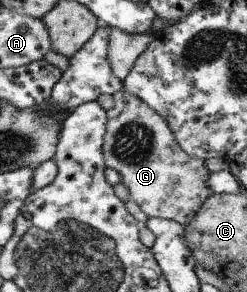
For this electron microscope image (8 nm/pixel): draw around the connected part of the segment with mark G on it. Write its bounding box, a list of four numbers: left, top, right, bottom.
[102,90,211,226]

